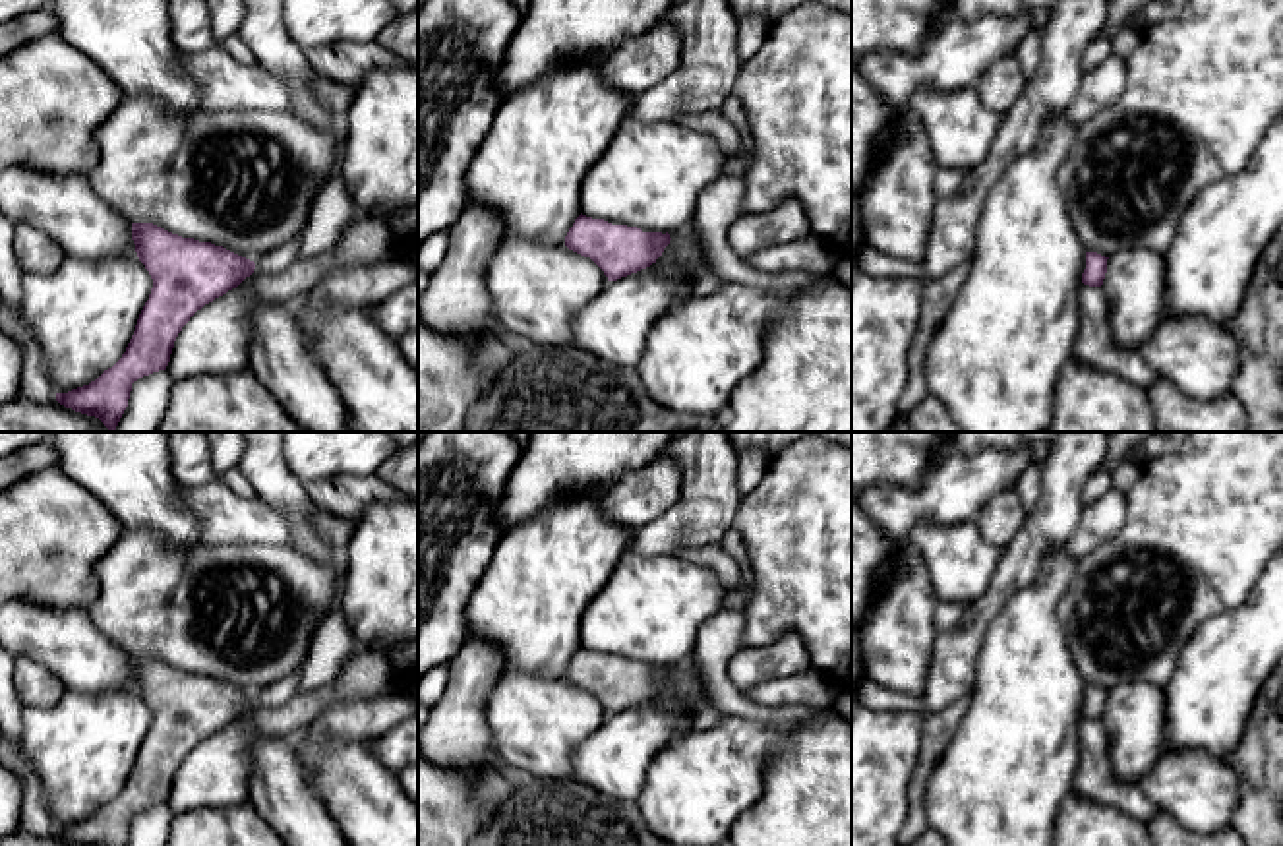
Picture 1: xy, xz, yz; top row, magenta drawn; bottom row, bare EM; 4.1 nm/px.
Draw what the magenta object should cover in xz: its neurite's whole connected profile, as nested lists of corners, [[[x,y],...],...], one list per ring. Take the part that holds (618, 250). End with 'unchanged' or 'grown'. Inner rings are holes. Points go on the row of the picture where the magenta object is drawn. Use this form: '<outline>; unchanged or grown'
[[[581,213],[565,236],[565,246],[590,257],[608,281],[617,281],[656,263],[670,240],[668,232],[642,232]]]; unchanged

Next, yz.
[[[1086,252],[1086,269],[1082,273],[1082,283],[1089,287],[1101,287],[1107,273],[1107,259],[1097,252]]]; unchanged

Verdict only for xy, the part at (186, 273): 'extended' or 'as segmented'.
as segmented

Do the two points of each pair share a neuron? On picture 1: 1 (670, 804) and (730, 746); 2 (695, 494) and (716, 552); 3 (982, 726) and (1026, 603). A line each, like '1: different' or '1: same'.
1: same
2: different
3: same

